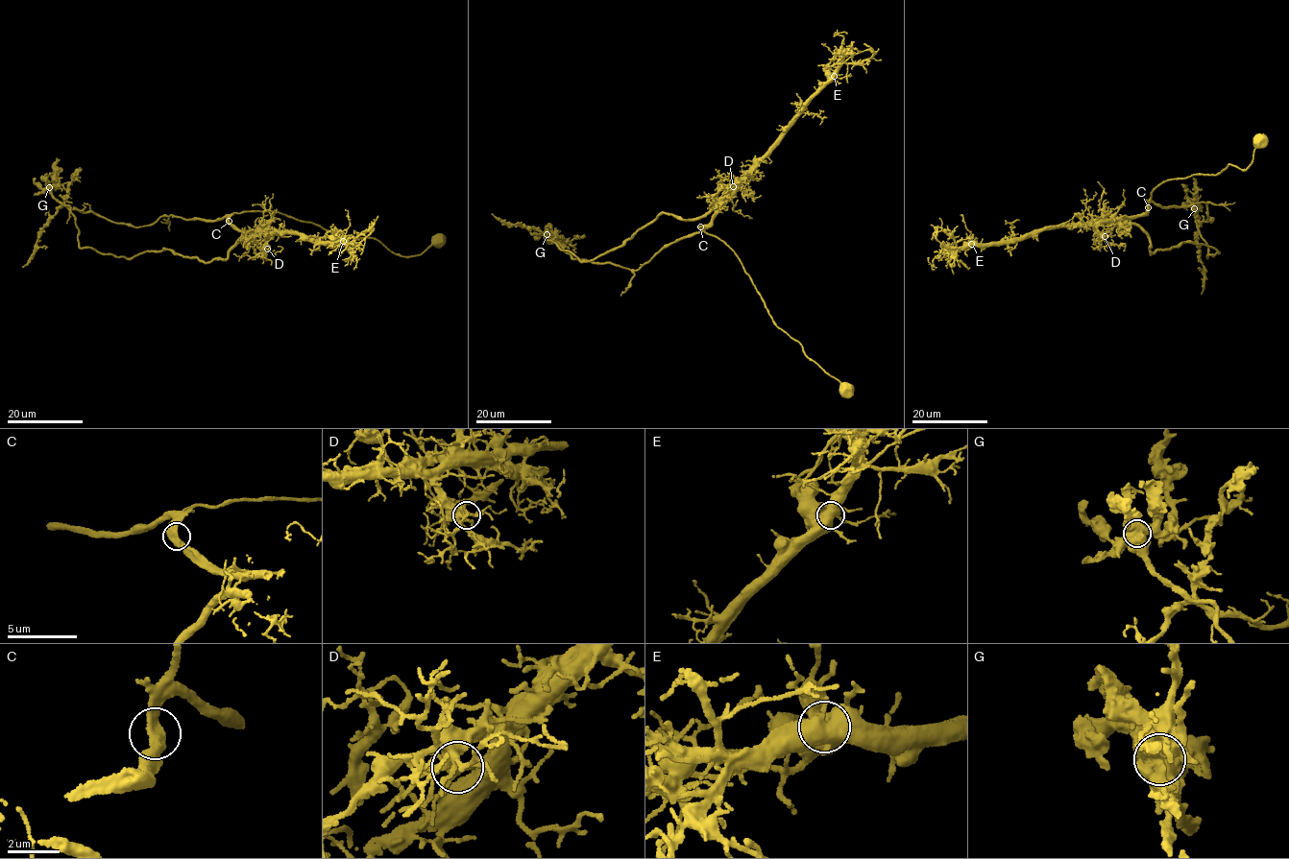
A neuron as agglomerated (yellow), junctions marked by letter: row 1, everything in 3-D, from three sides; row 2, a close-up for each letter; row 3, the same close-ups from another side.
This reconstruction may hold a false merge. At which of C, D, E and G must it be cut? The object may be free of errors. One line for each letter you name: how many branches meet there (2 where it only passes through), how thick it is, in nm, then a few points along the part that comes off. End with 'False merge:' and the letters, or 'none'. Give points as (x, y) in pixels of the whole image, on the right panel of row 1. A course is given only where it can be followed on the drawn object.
E: 5 branches meet; 550 nm thick; foreign part runs (971, 243), (1104, 221), (1136, 225), (1152, 254), (1185, 242), (1212, 247), (1213, 256), (1197, 226), (1192, 178)
False merge: E

